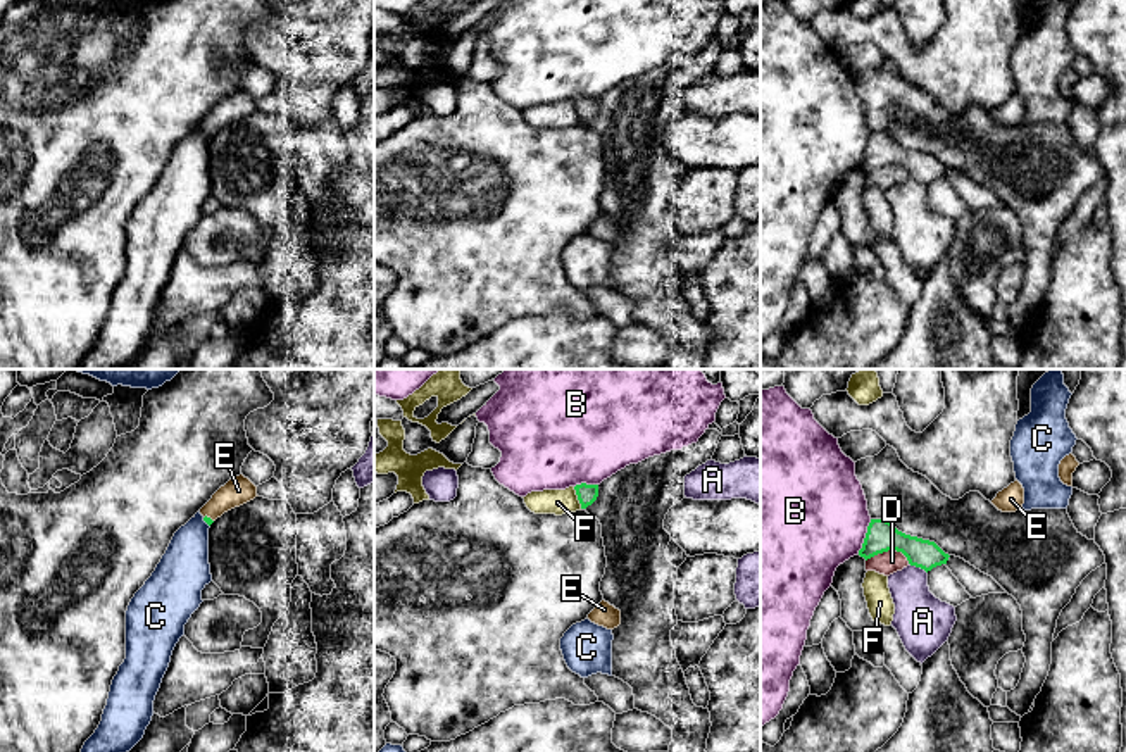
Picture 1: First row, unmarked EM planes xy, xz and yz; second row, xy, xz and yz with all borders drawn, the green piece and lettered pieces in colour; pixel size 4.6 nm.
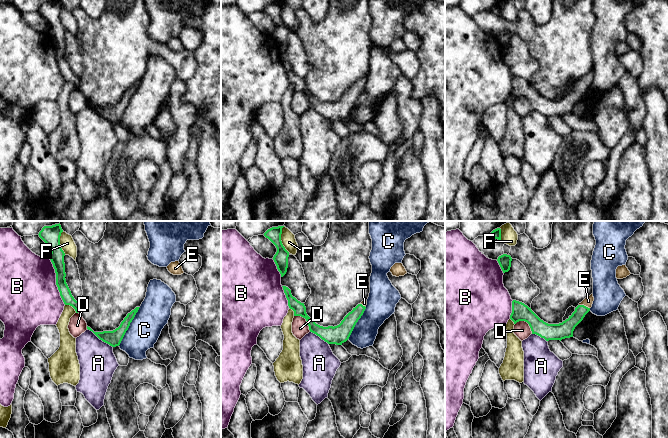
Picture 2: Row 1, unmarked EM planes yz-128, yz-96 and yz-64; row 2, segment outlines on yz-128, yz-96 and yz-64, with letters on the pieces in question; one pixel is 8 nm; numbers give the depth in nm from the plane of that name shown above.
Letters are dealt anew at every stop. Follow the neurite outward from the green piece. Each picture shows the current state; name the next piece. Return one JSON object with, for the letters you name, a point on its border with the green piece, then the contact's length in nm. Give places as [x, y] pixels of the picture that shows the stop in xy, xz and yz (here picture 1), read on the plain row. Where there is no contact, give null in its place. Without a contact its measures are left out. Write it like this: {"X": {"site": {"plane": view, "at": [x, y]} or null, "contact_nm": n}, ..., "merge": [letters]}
{"E": {"site": {"plane": "xy", "at": [209, 131]}, "contact_nm": 50}, "merge": ["E"]}

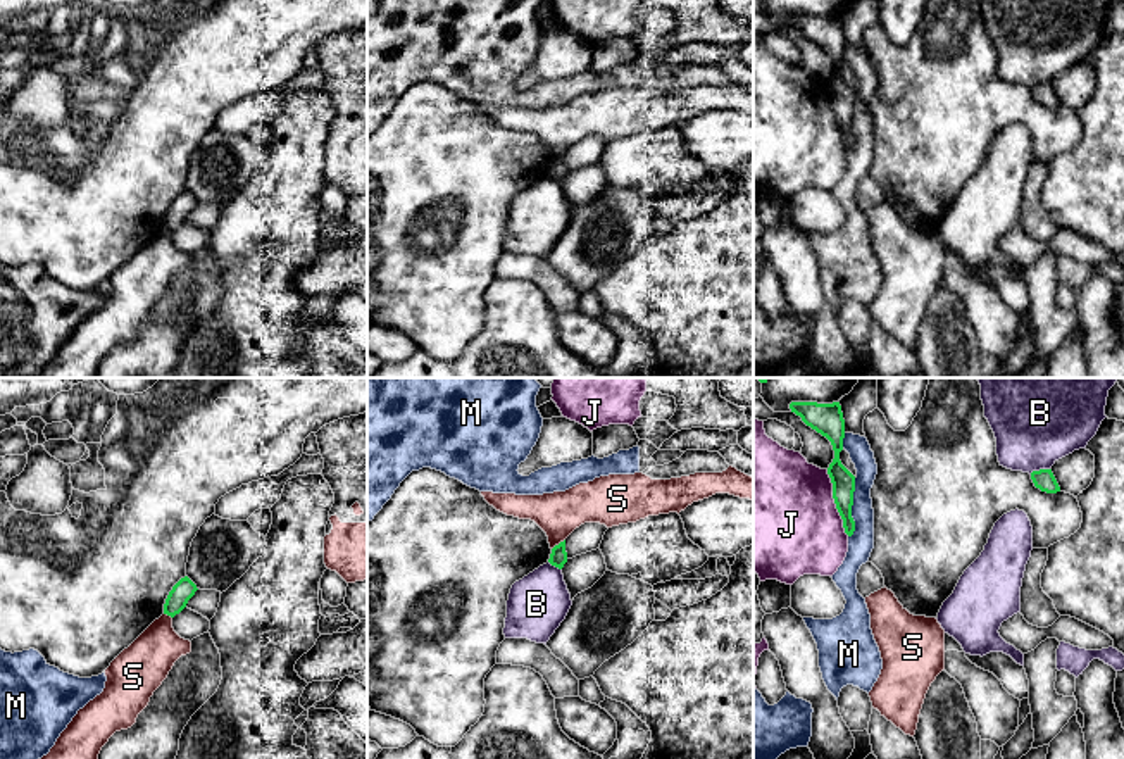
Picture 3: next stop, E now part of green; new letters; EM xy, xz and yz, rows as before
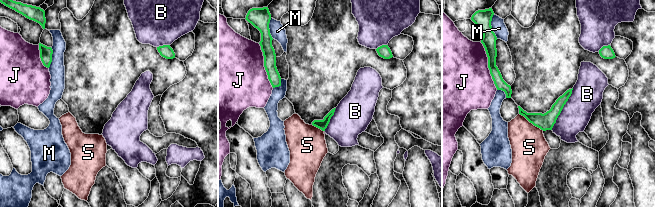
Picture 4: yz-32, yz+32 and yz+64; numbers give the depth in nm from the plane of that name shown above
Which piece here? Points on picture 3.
{"merge": []}

